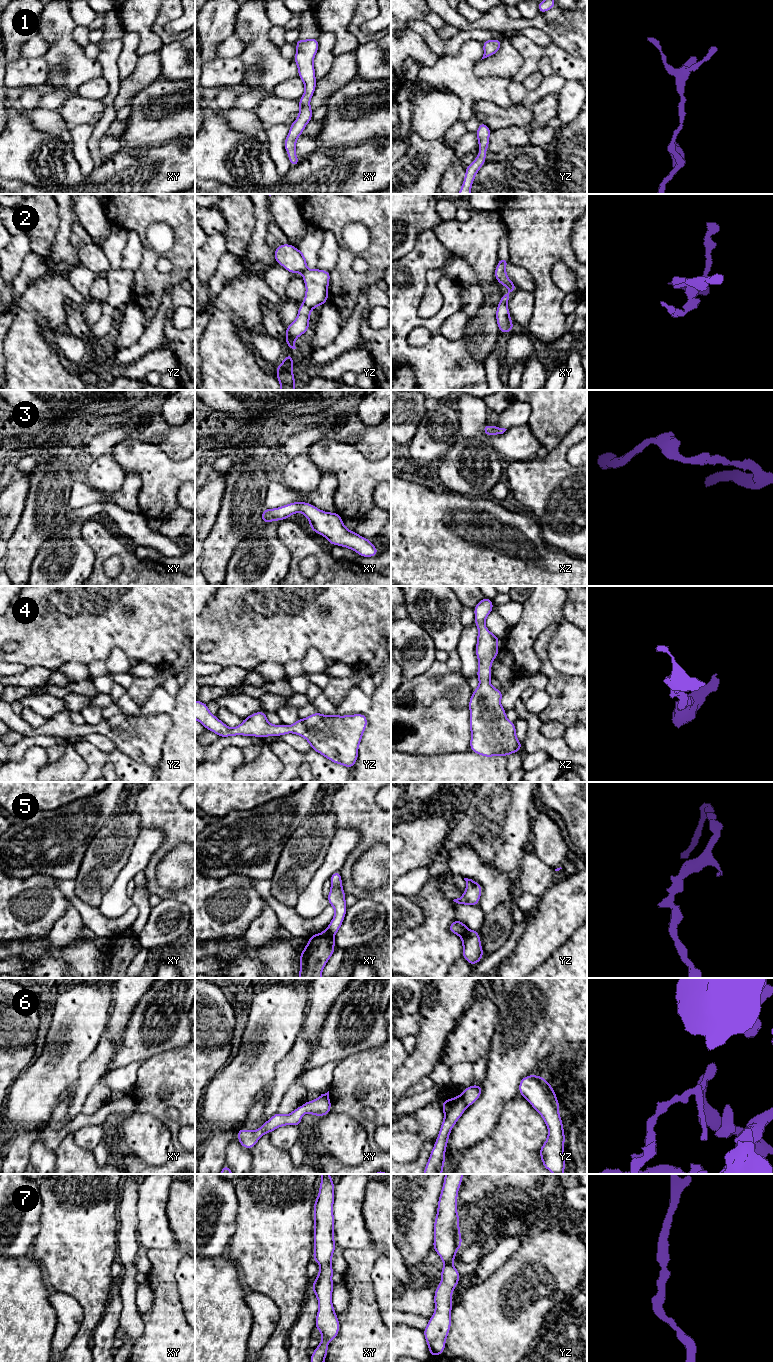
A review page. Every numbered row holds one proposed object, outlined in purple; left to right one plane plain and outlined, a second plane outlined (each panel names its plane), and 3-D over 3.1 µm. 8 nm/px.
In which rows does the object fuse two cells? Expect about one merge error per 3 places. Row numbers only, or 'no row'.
5, 6

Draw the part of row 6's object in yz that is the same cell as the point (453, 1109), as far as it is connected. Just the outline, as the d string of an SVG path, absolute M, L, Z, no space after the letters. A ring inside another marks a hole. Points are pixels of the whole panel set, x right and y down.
M462 1095L454 1097L453 1099L447 1099L441 1102L441 1105L444 1111L444 1120L430 1153L429 1160L424 1168L424 1174L442 1174L450 1132L468 1107Z

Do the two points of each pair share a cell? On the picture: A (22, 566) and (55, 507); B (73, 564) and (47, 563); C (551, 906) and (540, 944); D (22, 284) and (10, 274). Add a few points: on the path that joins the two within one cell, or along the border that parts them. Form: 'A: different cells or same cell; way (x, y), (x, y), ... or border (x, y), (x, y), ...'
A: same cell; way (22, 551), (27, 538), (40, 522)
B: same cell; way (67, 563), (53, 563)
C: same cell; way (551, 915), (551, 927), (544, 935)
D: different cells; border (25, 257), (18, 274), (11, 283)

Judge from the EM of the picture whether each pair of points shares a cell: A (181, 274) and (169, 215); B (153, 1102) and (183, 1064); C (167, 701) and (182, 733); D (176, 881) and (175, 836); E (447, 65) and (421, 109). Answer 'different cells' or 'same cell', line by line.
A: same cell
B: same cell
C: different cells
D: different cells
E: different cells

